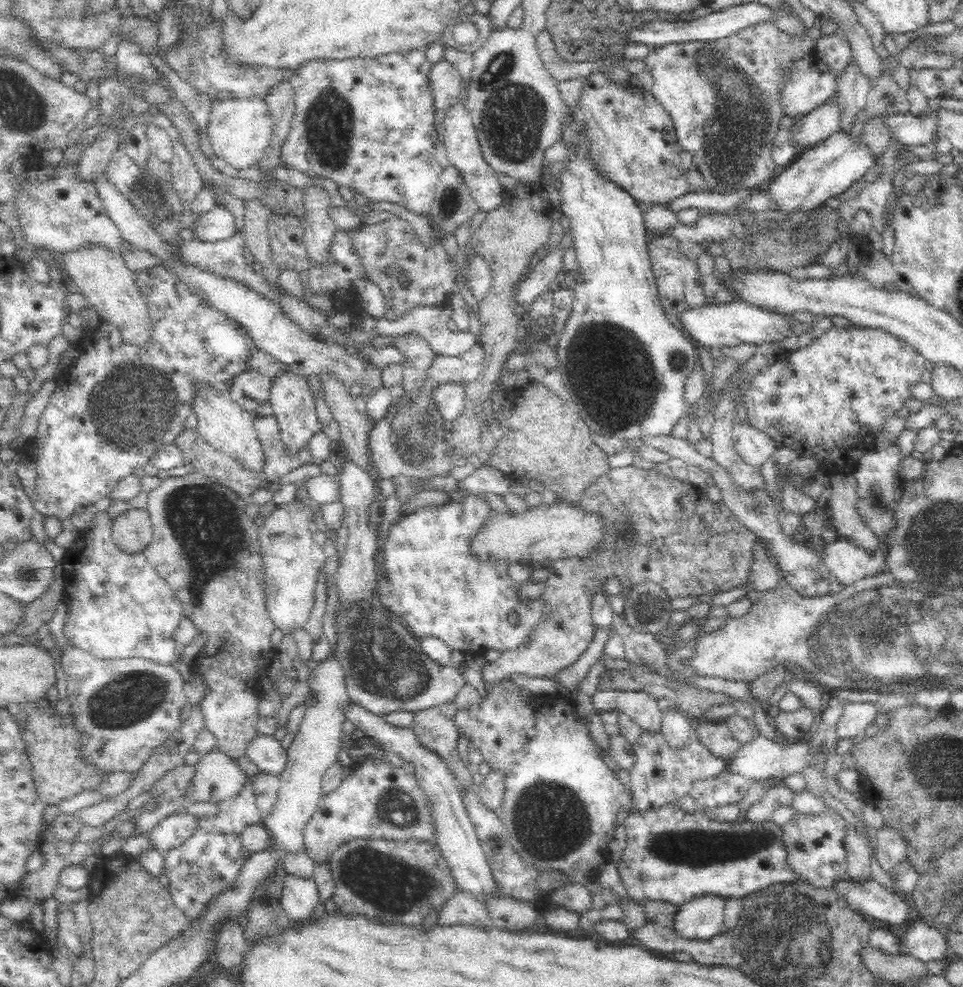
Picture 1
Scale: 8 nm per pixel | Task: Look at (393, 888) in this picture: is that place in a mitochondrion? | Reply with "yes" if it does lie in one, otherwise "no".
yes

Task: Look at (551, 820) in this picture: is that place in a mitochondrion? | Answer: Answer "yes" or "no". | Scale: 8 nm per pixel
yes

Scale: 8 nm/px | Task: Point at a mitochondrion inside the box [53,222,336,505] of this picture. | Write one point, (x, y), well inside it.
(133, 407)

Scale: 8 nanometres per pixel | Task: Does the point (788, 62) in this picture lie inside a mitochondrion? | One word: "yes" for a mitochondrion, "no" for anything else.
no

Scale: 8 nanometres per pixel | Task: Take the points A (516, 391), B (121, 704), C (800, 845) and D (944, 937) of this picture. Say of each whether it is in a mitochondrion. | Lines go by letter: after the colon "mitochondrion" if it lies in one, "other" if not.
A: other
B: mitochondrion
C: mitochondrion
D: other

